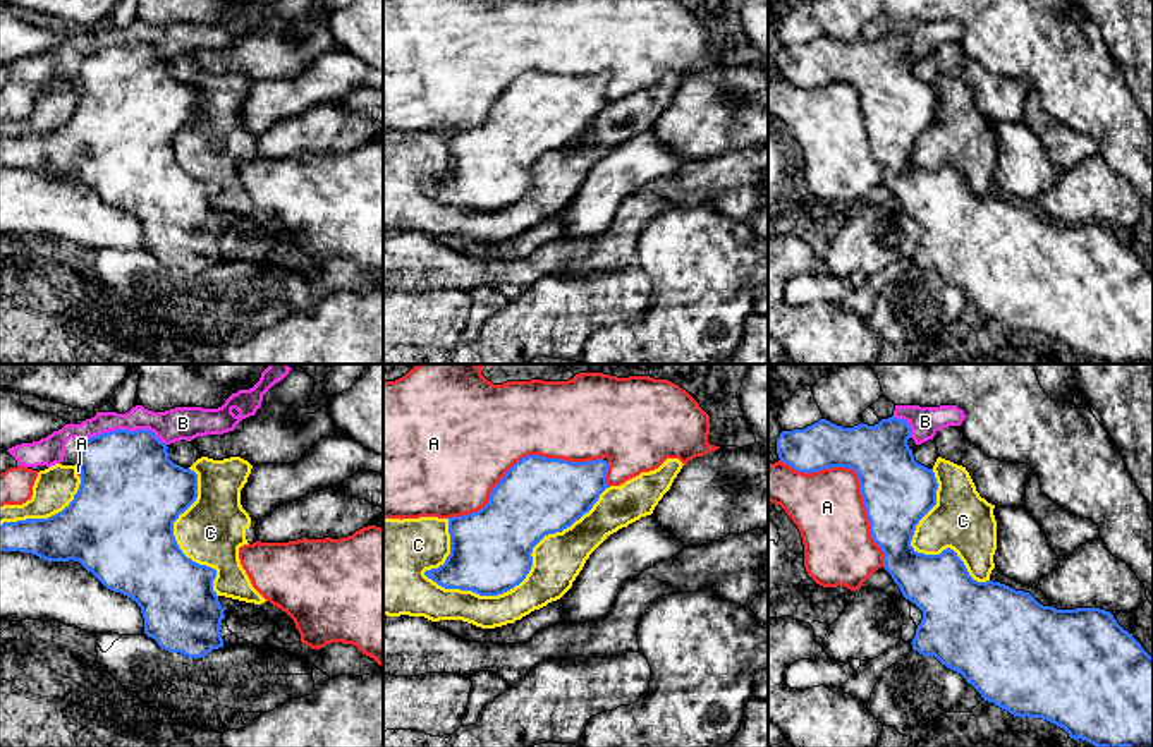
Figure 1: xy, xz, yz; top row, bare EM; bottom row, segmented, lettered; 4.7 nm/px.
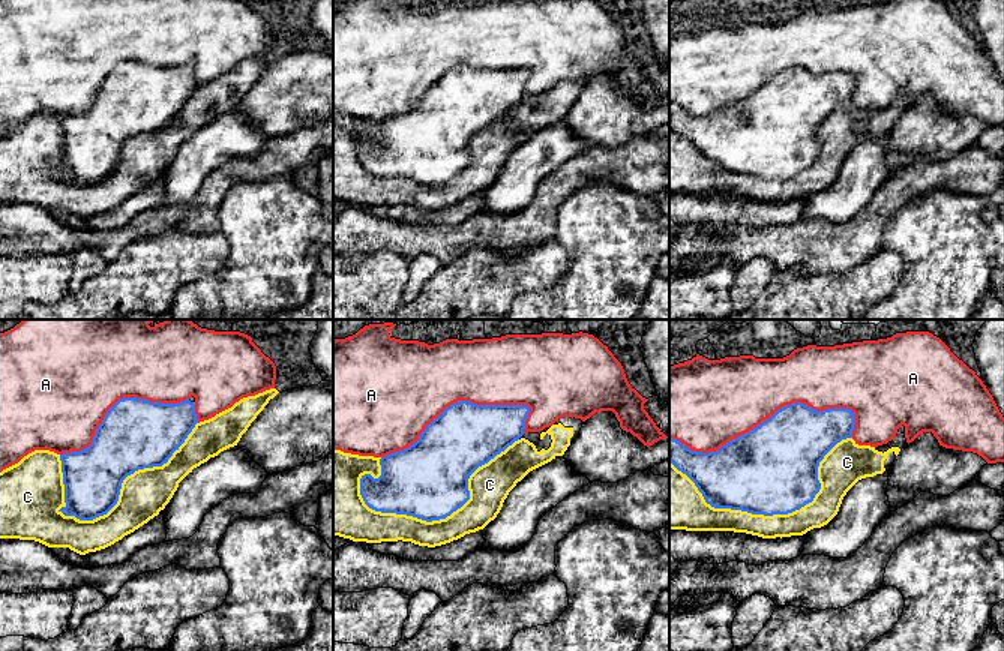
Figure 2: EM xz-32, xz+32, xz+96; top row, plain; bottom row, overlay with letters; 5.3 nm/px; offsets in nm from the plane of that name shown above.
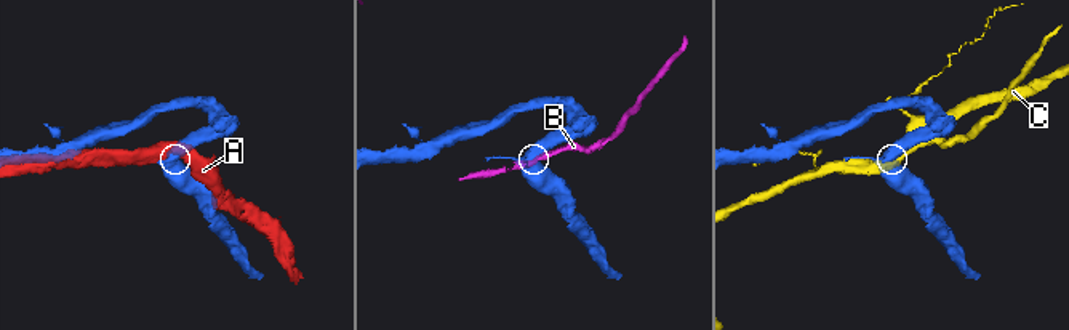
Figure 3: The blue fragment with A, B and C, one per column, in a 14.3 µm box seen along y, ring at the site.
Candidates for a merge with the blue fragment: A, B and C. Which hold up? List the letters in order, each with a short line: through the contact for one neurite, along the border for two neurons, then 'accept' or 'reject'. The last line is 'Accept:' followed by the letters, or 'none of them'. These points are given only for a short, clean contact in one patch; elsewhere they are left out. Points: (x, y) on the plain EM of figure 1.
A: reject
B: reject
C: reject
Accept: none of them

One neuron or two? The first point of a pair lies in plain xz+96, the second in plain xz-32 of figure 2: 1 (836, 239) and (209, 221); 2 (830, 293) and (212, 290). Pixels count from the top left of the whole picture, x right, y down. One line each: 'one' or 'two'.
1: one
2: two

